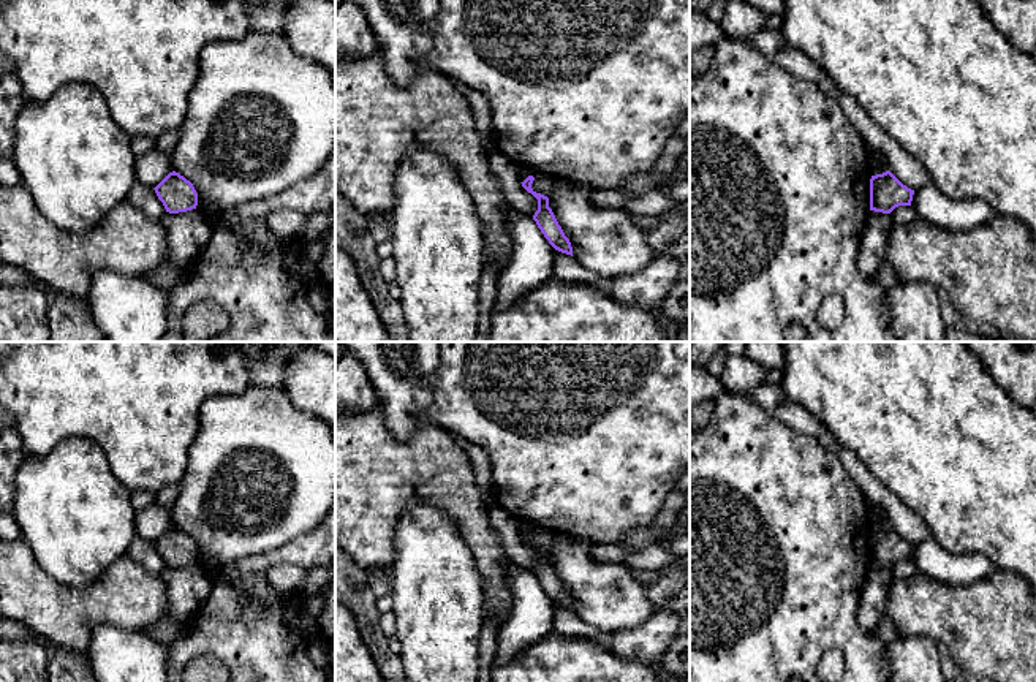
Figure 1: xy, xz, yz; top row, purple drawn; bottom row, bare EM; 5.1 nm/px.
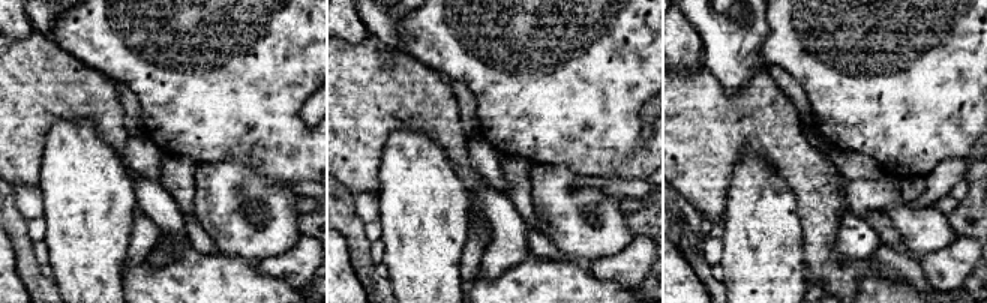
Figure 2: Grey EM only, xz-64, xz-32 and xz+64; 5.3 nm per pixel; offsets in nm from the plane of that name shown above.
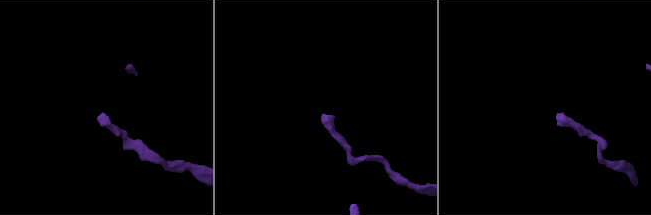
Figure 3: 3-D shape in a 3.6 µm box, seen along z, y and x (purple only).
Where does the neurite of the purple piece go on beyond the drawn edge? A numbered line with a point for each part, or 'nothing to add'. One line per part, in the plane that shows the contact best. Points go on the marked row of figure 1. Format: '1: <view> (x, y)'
nothing to add

